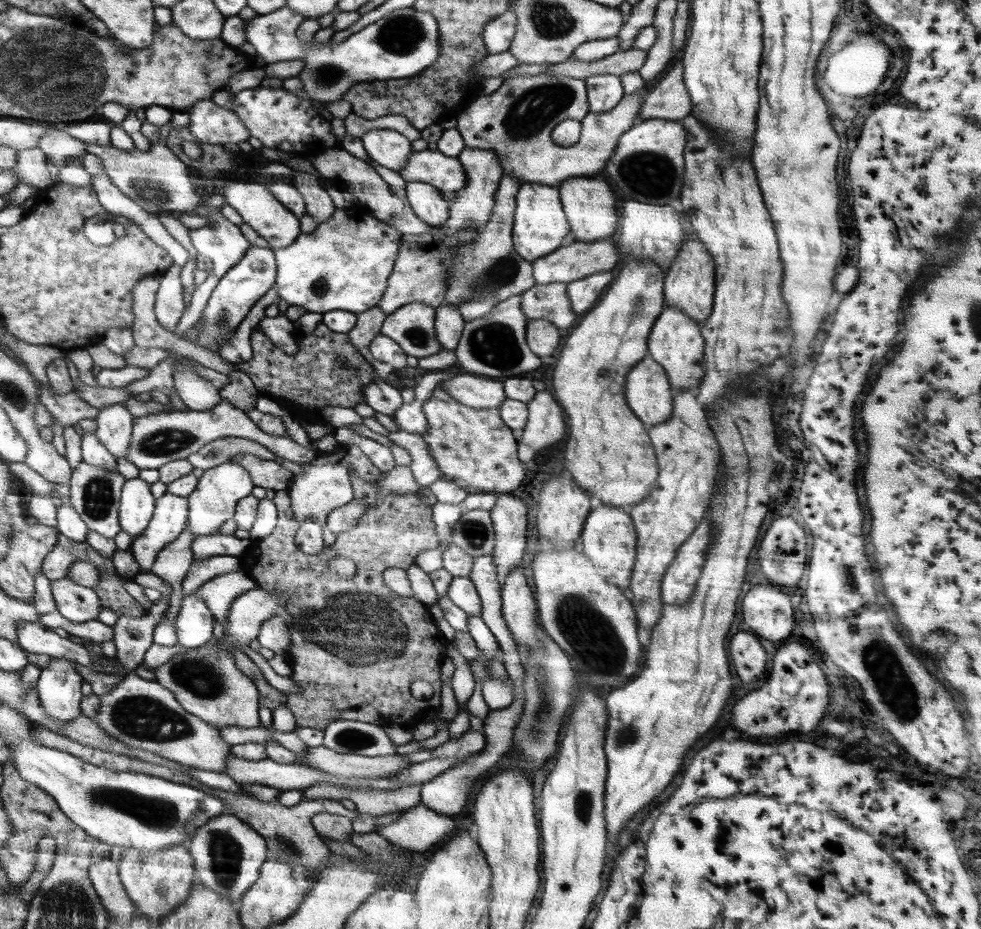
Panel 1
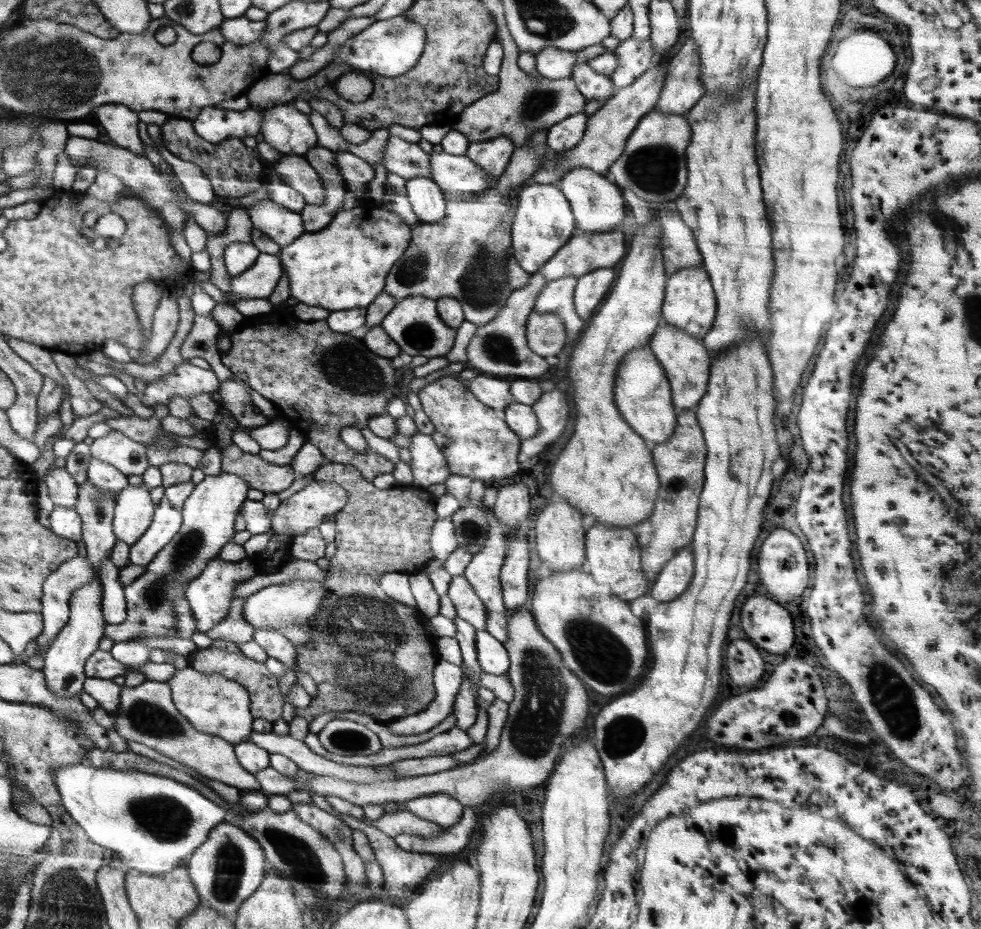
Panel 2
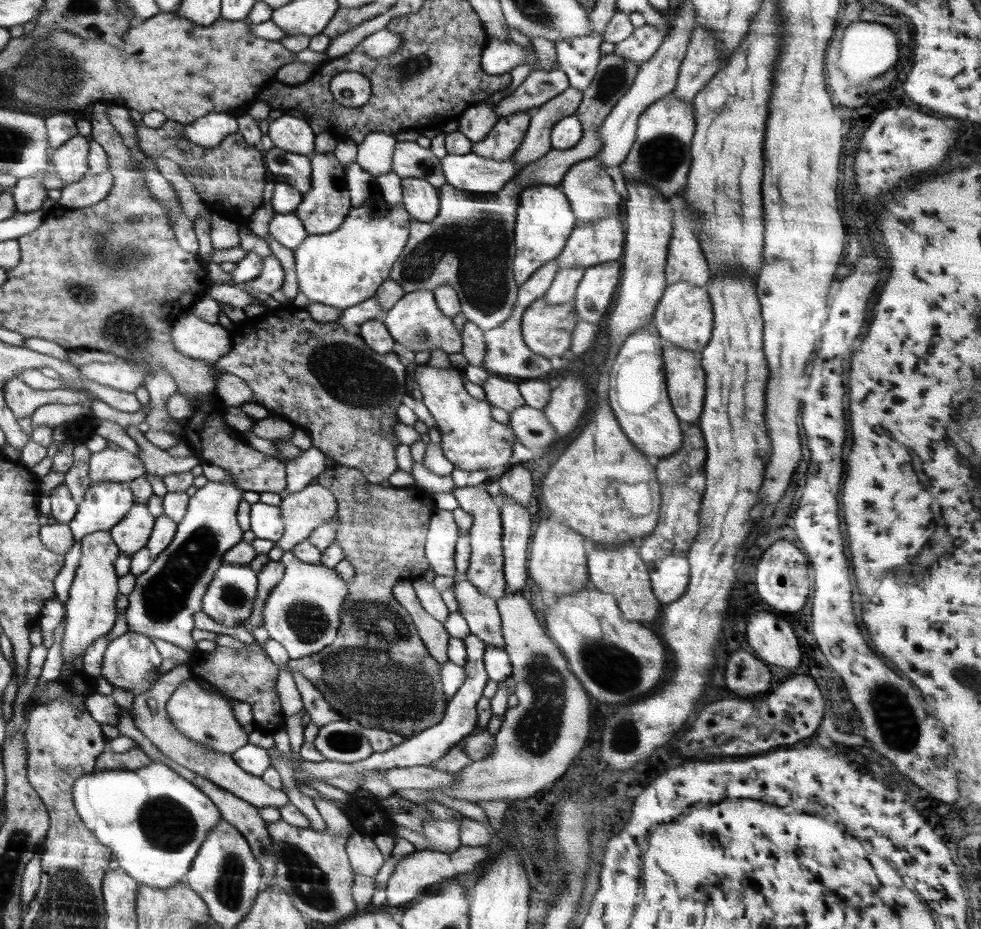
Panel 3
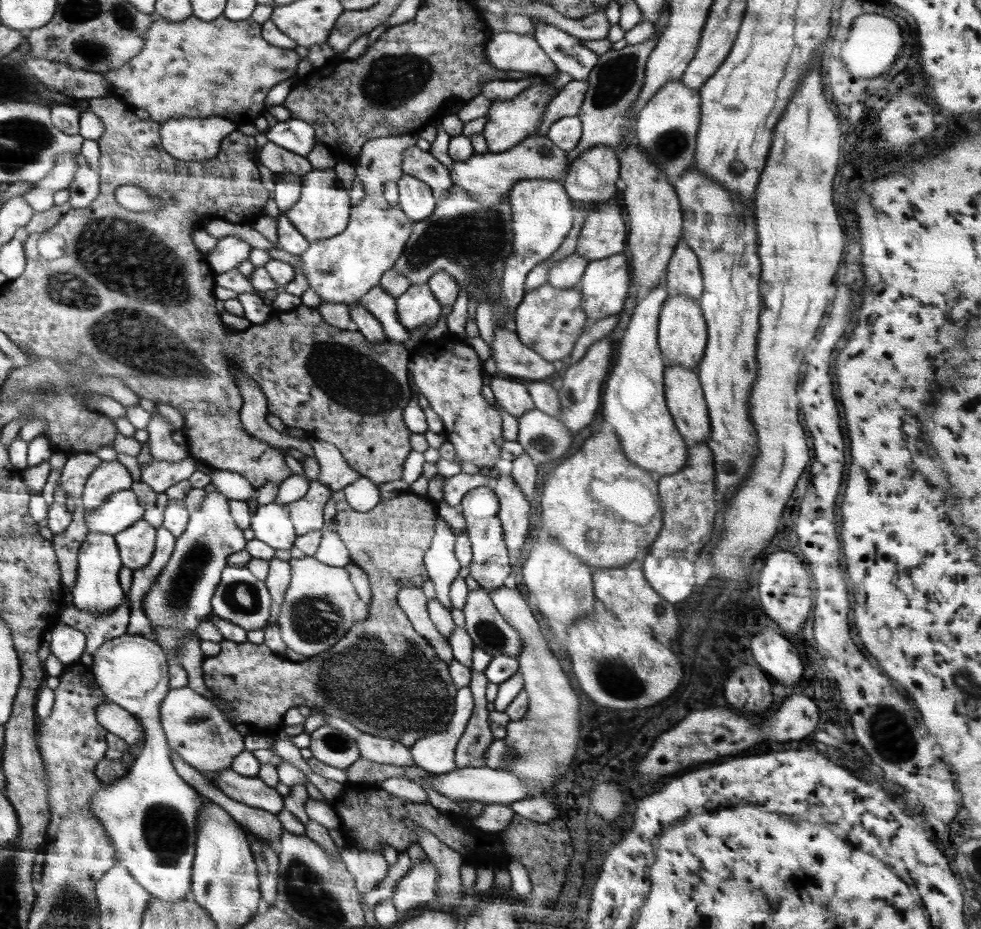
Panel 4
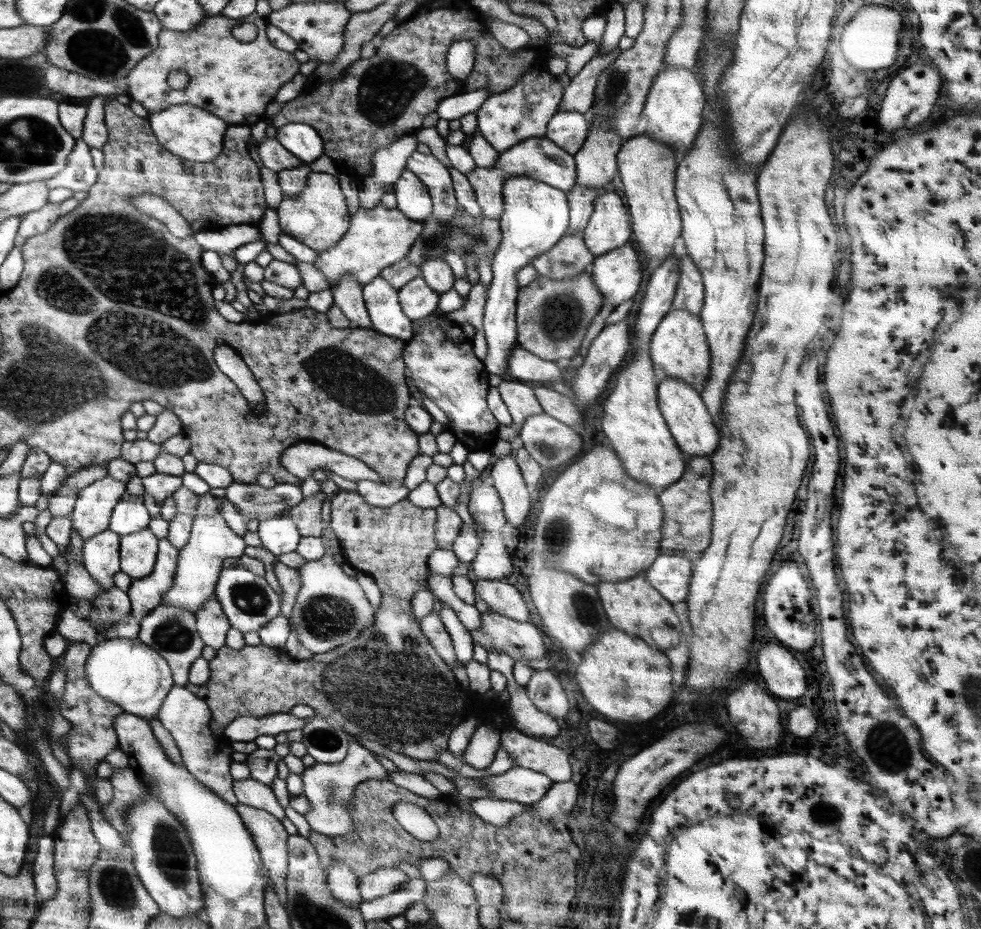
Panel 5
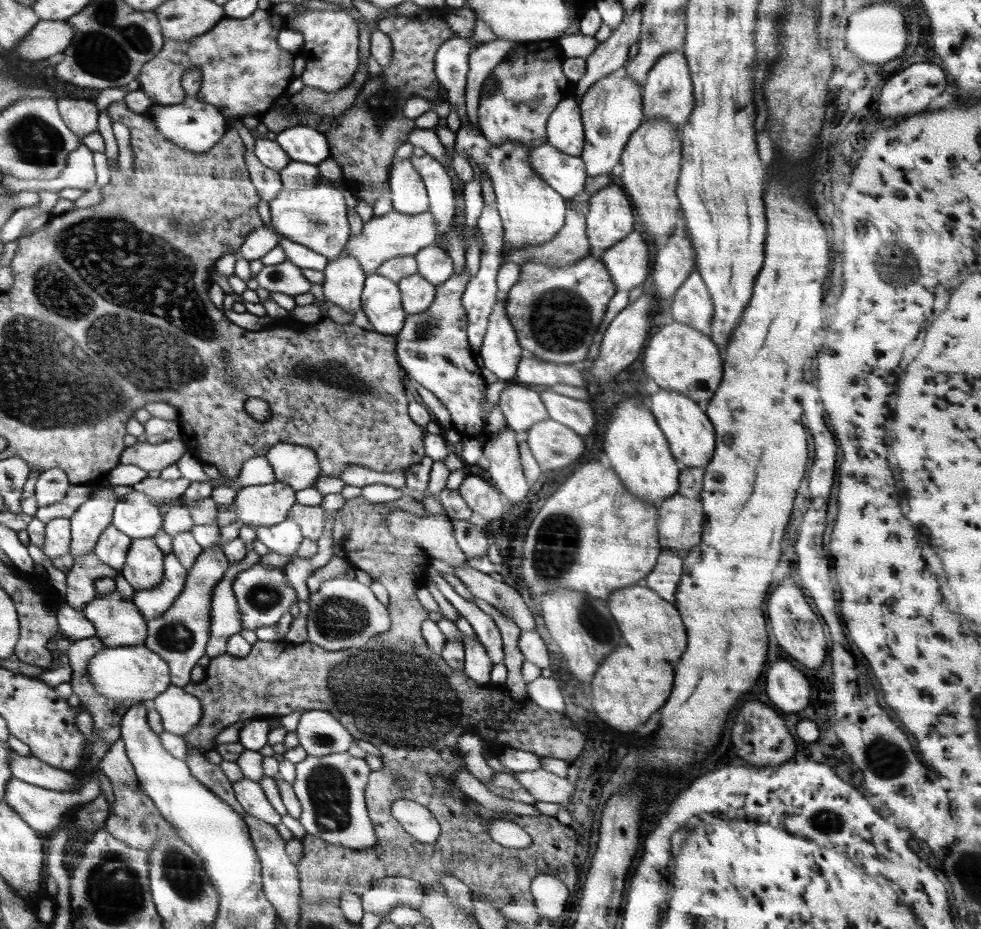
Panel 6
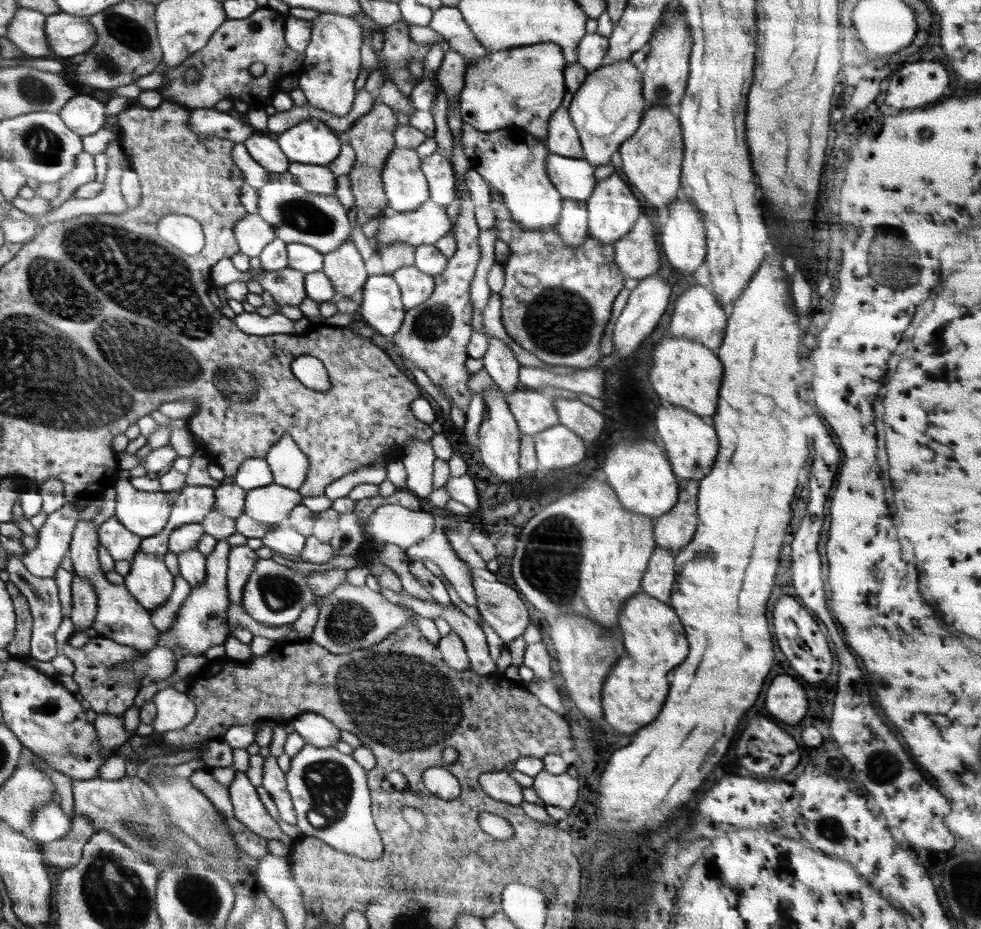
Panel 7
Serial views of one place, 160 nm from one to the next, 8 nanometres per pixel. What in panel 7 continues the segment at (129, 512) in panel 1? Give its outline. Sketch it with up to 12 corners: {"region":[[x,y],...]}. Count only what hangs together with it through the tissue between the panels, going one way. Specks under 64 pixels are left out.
{"region":[[138,550],[124,586],[150,612],[170,599],[163,561]]}

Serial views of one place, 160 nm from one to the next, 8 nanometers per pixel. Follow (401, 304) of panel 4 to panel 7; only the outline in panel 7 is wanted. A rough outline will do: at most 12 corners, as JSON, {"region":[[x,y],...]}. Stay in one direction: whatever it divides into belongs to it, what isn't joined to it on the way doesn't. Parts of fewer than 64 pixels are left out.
{"region":[[414,265],[391,274],[406,309],[426,302],[434,277]]}

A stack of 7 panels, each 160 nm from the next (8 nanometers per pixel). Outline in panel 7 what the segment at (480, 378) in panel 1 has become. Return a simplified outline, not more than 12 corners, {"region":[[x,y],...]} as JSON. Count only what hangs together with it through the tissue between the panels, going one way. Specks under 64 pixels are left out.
{"region":[[541,389],[505,393],[522,435],[559,424]]}

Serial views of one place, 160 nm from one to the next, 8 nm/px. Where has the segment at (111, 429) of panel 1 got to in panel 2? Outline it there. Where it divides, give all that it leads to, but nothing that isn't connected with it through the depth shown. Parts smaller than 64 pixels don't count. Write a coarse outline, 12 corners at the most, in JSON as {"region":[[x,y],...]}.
{"region":[[115,429],[89,445],[122,474],[145,474],[147,446]]}

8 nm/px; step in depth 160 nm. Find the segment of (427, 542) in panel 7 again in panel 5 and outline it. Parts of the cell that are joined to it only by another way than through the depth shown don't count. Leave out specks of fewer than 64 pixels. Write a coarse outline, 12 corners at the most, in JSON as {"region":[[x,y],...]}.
{"region":[[480,577],[475,593],[496,613],[530,621],[512,584]]}

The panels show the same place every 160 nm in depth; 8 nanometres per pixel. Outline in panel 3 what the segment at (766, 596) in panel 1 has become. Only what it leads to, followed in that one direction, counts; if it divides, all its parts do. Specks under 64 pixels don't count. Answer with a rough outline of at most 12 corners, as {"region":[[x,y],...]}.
{"region":[[758,612],[748,620],[758,659],[794,670],[800,646],[788,622]]}

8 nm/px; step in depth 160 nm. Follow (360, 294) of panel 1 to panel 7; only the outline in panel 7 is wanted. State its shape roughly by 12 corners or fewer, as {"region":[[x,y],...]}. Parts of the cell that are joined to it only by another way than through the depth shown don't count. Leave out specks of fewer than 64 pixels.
{"region":[[445,207],[387,213],[372,245],[435,245],[453,228]]}

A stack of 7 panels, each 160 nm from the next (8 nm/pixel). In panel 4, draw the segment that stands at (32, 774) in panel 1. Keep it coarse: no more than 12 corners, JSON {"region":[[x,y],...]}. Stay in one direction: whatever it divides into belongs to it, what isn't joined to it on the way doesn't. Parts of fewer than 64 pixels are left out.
{"region":[[125,633],[89,662],[145,733],[90,812],[152,896],[191,890],[203,797],[174,768],[158,643]]}

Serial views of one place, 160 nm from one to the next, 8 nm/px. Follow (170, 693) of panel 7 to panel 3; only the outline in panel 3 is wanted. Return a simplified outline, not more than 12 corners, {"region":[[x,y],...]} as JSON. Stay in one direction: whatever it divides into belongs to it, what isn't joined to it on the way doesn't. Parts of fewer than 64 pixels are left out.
{"region":[[190,678],[168,702],[169,719],[222,754],[248,743],[231,701]]}

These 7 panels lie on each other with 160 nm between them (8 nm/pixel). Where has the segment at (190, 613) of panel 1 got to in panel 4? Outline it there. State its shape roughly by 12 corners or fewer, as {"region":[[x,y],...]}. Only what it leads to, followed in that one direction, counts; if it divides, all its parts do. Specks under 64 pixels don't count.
{"region":[[227,565],[214,616],[264,629],[270,594],[247,567]]}

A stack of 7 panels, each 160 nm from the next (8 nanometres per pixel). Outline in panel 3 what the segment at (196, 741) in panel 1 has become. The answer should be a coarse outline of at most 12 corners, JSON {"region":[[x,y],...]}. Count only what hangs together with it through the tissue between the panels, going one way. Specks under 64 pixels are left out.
{"region":[[188,666],[137,694],[136,728],[162,754],[253,804],[282,807],[282,789],[242,770],[232,755],[191,740],[168,702]]}

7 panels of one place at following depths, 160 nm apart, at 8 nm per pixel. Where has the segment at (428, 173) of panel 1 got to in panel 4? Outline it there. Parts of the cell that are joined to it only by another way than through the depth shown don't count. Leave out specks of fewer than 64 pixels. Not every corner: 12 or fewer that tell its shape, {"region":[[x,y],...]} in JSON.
{"region":[[547,136],[448,167],[487,207],[521,180],[562,183],[569,158]]}

